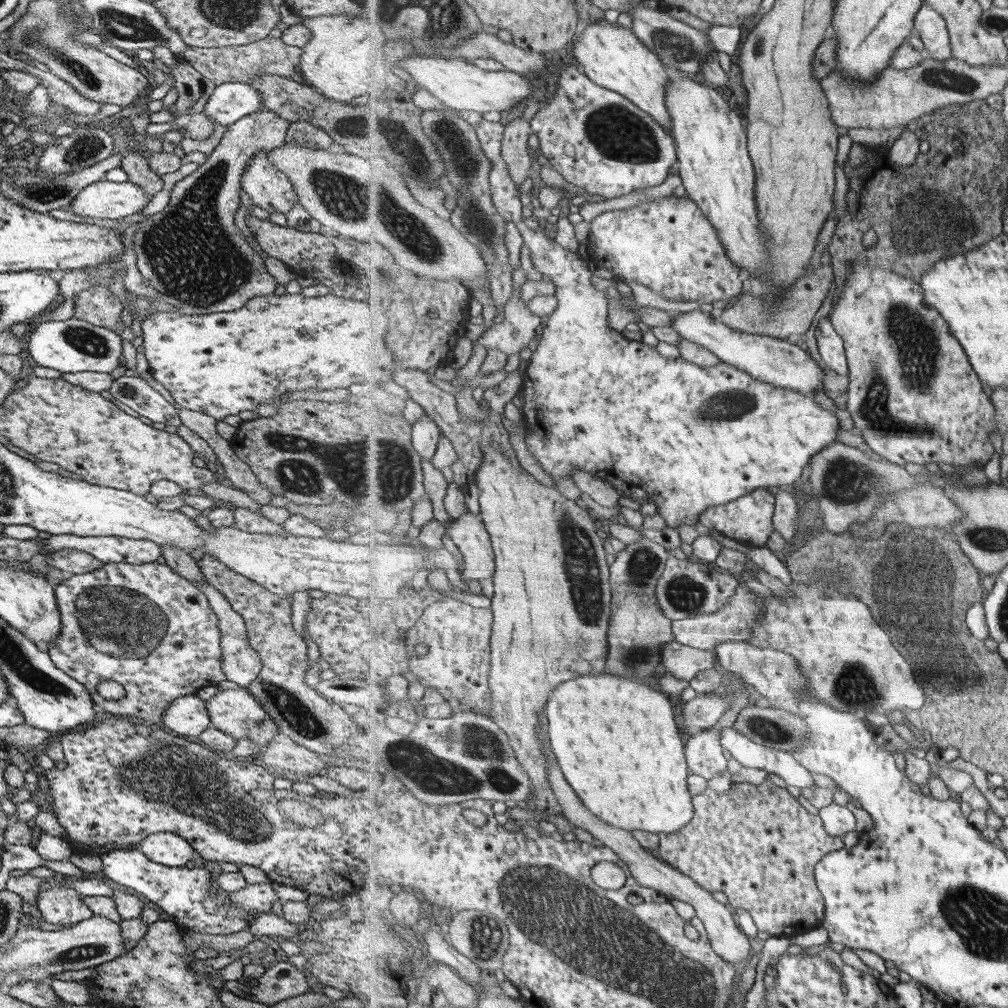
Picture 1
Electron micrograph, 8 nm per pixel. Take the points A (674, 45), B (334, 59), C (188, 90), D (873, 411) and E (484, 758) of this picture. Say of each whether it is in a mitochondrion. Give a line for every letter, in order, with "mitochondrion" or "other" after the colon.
A: mitochondrion
B: other
C: other
D: mitochondrion
E: mitochondrion

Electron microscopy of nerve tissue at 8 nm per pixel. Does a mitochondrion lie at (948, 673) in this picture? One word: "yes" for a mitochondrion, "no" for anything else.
yes

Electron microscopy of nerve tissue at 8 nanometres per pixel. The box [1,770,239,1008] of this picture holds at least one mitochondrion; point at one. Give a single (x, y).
(86, 952)

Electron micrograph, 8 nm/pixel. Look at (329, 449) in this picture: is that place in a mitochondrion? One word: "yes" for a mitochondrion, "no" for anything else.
yes

